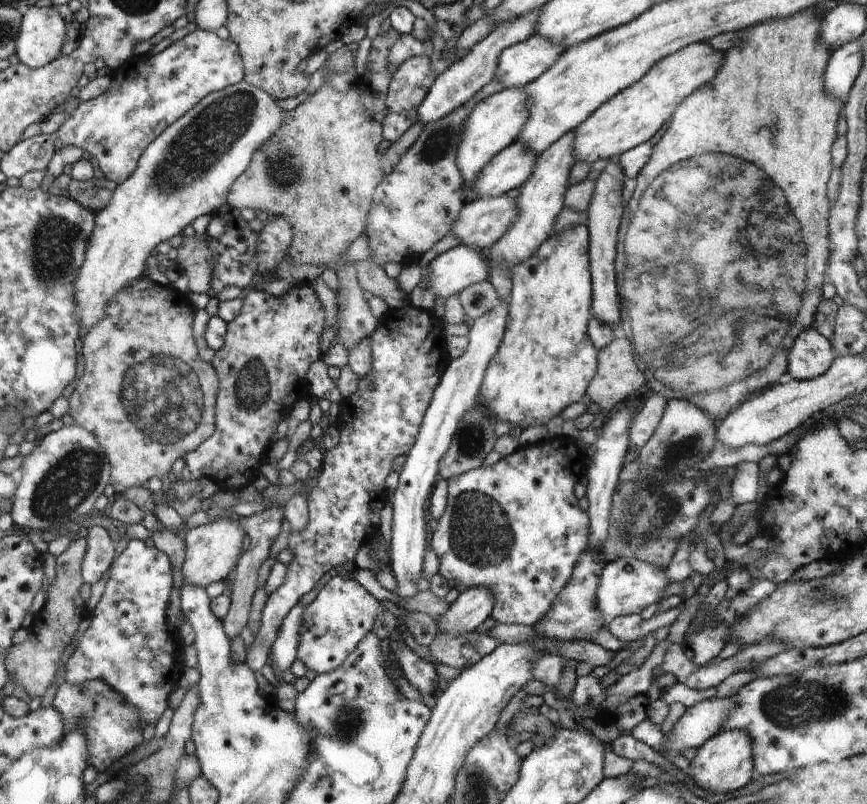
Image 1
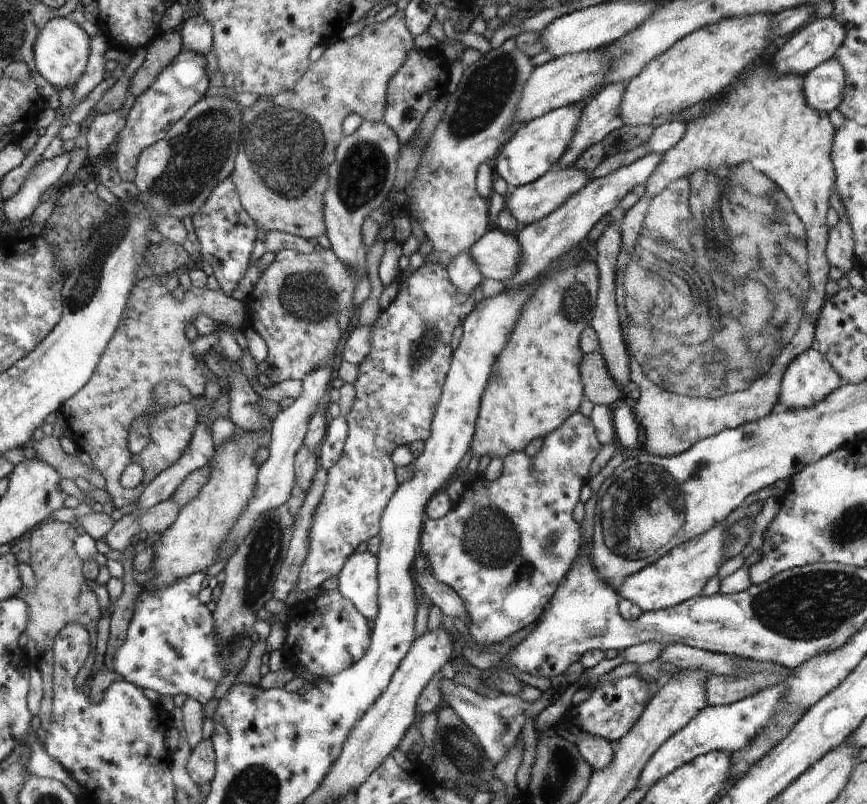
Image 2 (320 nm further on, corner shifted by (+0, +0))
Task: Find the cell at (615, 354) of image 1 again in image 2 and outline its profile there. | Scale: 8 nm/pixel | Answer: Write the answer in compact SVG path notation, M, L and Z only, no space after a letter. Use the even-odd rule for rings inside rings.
M601 351L584 353L579 364L579 373L584 386L584 398L593 405L605 404L610 407L610 404L616 404L616 400L622 396Z

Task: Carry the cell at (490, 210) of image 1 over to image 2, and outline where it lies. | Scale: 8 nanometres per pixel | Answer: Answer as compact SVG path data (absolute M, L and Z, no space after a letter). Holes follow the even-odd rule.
M557 165L537 181L511 189L506 195L506 206L516 217L520 227L523 227L548 217L550 213L564 205L573 194L584 189L591 179L591 175L585 170L574 166L560 167Z

